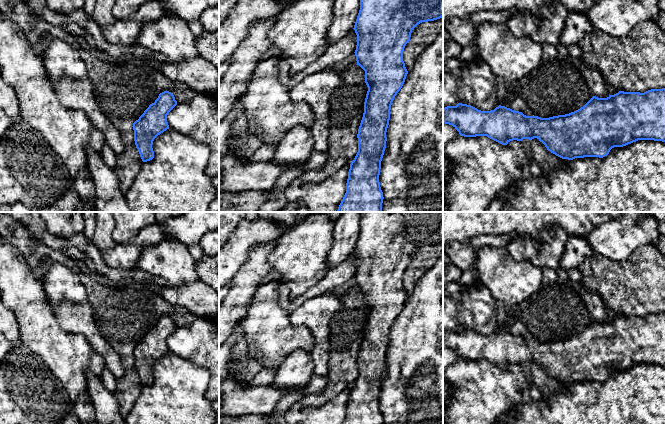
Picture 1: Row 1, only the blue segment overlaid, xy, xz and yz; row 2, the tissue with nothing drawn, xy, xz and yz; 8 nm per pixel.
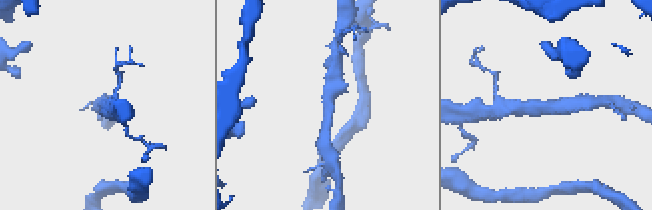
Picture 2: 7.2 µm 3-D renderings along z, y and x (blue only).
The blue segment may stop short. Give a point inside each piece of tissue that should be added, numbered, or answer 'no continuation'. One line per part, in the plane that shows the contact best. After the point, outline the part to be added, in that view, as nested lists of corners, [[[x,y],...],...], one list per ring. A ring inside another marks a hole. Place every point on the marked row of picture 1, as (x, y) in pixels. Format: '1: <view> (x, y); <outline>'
no continuation

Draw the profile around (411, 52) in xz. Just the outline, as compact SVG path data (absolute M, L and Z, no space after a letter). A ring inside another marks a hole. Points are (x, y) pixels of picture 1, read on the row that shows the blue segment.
M443 17L434 21L422 22L412 30L410 41L403 51L403 61L408 72L412 71L418 56L441 31L443 31Z

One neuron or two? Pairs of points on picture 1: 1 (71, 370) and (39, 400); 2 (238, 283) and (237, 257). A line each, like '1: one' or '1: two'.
1: two
2: two

